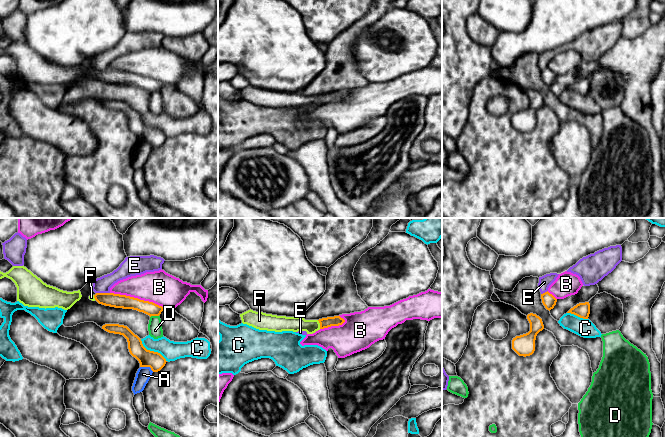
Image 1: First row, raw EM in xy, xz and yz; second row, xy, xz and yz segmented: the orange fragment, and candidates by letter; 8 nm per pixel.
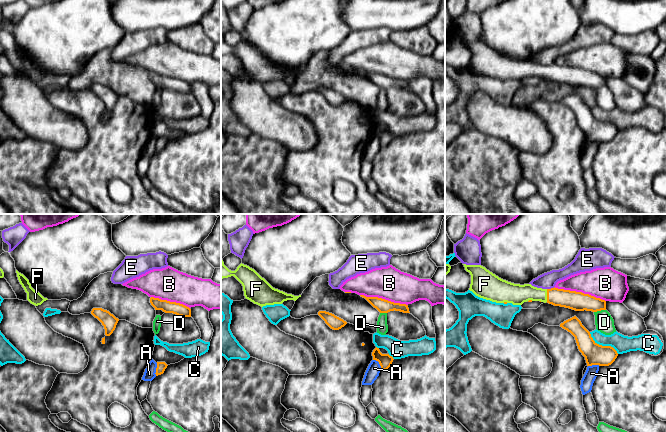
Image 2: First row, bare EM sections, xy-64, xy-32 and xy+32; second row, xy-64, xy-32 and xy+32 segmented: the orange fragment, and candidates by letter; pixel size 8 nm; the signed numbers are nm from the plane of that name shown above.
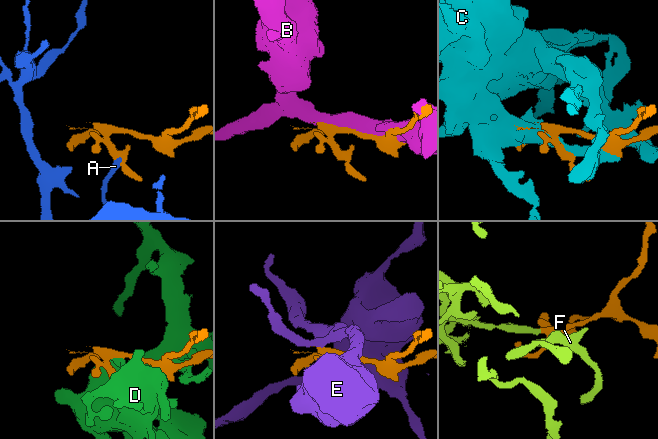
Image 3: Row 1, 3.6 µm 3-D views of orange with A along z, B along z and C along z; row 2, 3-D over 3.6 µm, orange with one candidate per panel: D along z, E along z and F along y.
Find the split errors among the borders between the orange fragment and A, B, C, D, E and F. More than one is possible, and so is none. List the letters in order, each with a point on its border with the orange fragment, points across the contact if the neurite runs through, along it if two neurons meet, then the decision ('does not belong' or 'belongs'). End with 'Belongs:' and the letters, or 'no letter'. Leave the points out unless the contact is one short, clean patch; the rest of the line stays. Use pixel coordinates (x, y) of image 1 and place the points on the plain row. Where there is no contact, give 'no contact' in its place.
A: contact xy (147, 142); border xy (140, 142), (148, 142), (153, 147); does not belong
B: contact xy (137, 74); does not belong
C: contact xy (152, 127); does not belong
D: contact xy (154, 91); does not belong
E: contact xy (103, 69); border xy (96, 68), (109, 69); does not belong
F: contact xz (320, 100); way xz (327, 98), (320, 100), (295, 100); belongs
Belongs: F

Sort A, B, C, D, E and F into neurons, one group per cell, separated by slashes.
A / B / C / D / E / F

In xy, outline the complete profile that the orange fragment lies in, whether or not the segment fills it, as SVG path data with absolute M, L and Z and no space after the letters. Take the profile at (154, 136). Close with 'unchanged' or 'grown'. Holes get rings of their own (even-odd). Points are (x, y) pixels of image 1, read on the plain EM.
M105 100L102 105L109 109L123 111L127 115L130 130L139 137L140 143L150 143L153 148L158 148L165 142L166 135L158 128L147 126L141 115L127 102Z | unchanged

